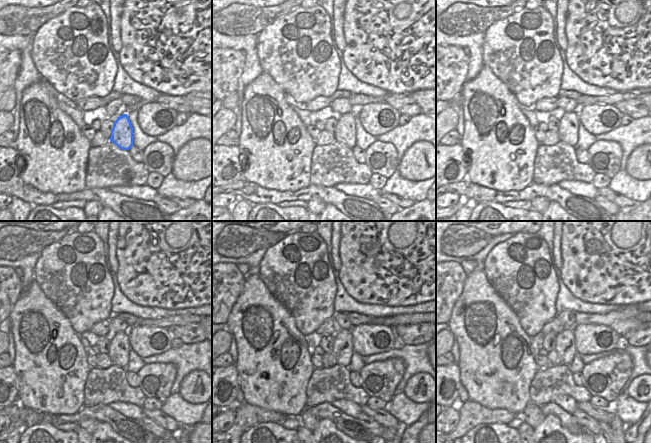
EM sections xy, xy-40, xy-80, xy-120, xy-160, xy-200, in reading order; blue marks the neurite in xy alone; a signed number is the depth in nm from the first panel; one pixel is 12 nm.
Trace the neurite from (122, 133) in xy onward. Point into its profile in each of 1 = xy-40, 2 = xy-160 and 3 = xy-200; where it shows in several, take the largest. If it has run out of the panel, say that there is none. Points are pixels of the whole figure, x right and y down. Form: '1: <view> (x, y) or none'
1: xy-40 (344, 133)
2: xy-160 (343, 350)
3: xy-200 (565, 341)

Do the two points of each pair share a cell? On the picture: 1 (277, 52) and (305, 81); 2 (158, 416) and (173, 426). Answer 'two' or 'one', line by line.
1: one
2: one

